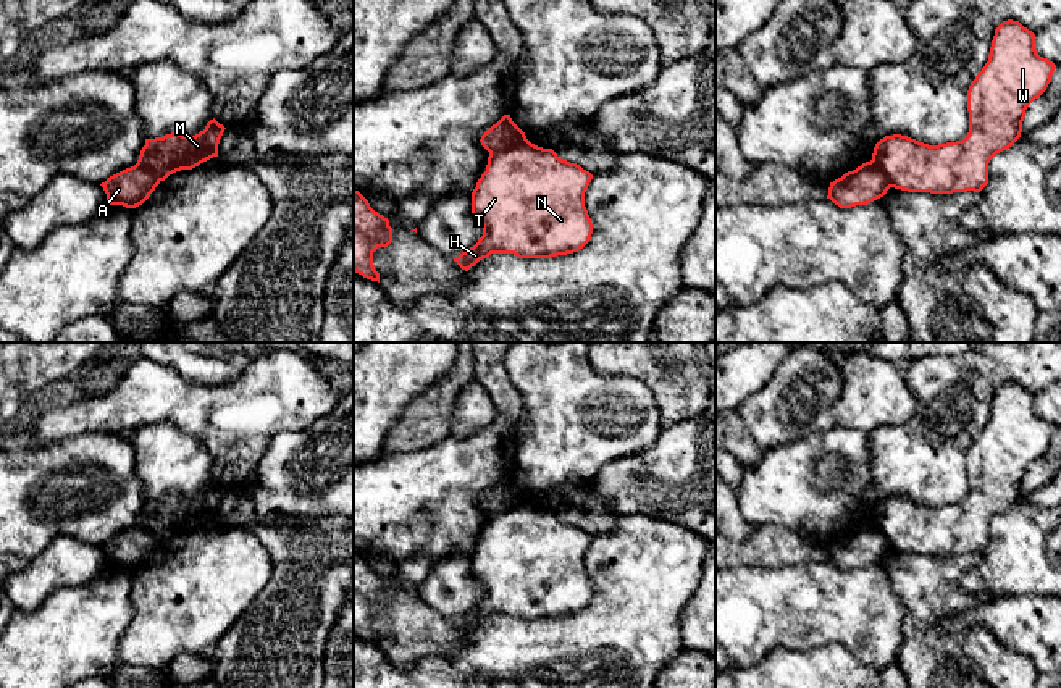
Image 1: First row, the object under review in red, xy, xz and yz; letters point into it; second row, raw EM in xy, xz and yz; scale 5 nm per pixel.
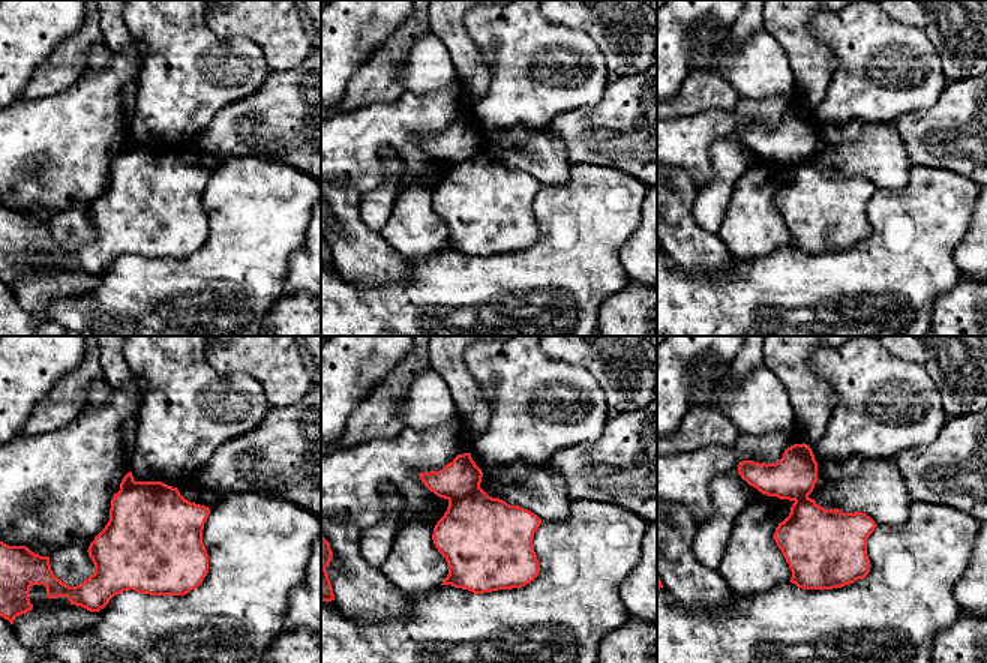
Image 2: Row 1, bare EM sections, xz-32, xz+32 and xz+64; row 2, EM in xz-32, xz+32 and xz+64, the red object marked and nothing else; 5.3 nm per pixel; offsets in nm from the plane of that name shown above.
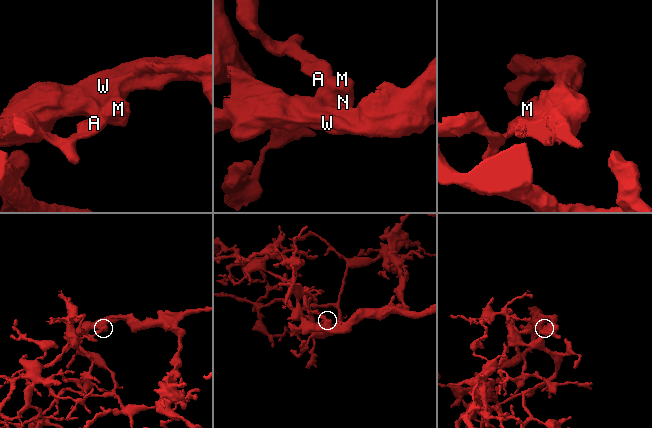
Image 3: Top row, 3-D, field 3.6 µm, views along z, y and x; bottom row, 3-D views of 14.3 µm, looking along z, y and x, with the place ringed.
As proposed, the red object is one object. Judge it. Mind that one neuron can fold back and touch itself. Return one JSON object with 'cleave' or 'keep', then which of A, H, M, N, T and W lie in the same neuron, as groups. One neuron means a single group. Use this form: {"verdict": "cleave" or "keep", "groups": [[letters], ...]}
{"verdict": "cleave", "groups": [["A"], ["H", "M", "N", "T", "W"]]}

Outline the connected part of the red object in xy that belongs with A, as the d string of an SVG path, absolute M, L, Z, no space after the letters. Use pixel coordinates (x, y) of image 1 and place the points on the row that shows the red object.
M134 165L110 176L100 186L110 205L136 208L150 197L158 184L160 179L152 171Z

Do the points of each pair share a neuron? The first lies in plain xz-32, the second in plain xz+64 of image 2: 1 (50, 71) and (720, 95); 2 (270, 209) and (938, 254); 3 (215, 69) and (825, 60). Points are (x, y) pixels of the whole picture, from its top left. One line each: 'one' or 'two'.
1: one
2: one
3: two

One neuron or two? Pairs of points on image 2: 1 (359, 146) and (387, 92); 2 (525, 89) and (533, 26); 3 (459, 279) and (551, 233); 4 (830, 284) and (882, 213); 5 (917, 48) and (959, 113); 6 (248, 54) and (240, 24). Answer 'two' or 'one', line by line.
1: two
2: one
3: one
4: one
5: two
6: two

